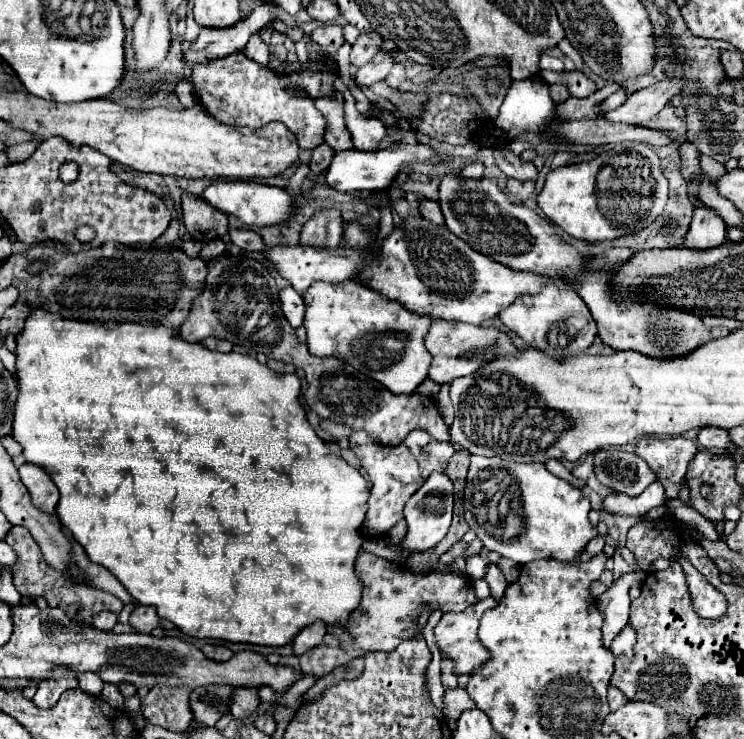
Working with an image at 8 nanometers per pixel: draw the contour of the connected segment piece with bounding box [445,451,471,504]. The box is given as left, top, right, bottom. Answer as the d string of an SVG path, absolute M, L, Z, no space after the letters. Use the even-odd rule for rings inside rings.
M459 451L453 455L453 459L449 461L445 473L449 475L449 479L453 481L455 485L455 497L460 501L463 501L463 495L465 490L465 477L467 477L467 471L469 471L469 451Z

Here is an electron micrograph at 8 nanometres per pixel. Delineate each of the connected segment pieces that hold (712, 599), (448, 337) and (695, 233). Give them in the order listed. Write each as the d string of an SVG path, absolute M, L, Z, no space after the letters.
M679 559L679 564L686 575L687 587L689 587L691 599L693 599L695 613L699 617L707 617L707 619L717 619L726 613L727 602L724 595L717 591L699 571L693 569L693 565L689 561Z
M435 321L429 327L425 337L425 347L427 351L431 351L431 357L433 357L429 379L439 385L445 385L457 377L475 373L483 363L489 363L499 355L517 351L513 341L495 327L477 327L467 323L449 323L449 321Z
M707 207L695 209L691 229L685 237L685 247L709 249L709 247L719 247L725 241L727 241L725 221L713 209L707 209Z

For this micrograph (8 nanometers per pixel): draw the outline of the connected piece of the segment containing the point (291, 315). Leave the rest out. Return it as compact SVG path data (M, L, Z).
M285 287L279 291L279 301L281 301L281 311L285 315L285 319L291 323L293 329L303 325L303 315L305 315L305 305L303 305L303 297L299 293L295 293L295 289Z

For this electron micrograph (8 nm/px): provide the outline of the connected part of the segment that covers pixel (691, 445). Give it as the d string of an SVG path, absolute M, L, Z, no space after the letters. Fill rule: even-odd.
M645 437L637 441L635 453L647 459L647 465L657 473L657 481L665 487L665 499L671 501L679 497L681 487L687 483L685 473L697 453L697 443L685 437L673 437L669 441Z

